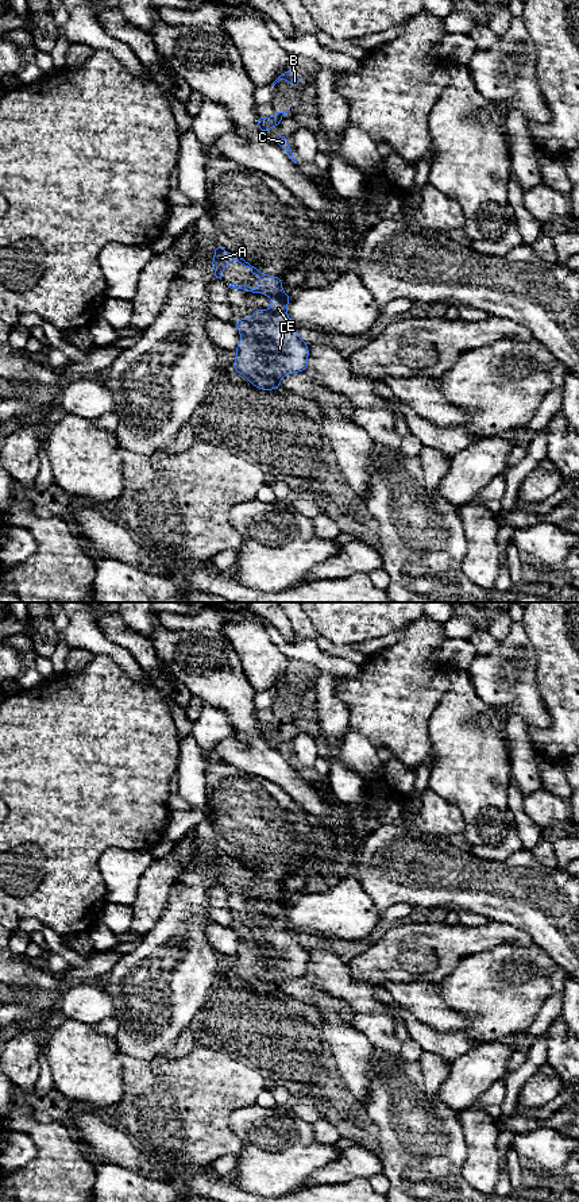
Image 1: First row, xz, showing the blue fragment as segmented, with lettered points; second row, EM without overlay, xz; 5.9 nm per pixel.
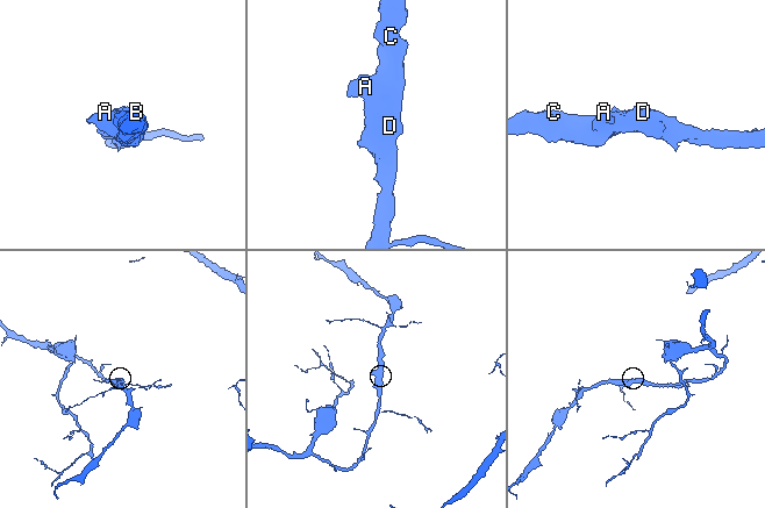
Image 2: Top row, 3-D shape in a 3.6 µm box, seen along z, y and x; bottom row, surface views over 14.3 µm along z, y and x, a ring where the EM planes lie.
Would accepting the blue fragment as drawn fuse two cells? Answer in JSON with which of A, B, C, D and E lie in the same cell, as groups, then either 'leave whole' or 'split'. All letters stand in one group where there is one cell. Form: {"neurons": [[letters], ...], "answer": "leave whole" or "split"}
{"neurons": [["A", "B", "C", "D", "E"]], "answer": "leave whole"}

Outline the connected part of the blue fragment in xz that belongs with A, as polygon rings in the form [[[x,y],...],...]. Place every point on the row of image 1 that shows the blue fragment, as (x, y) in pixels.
[[[213,246],[215,257],[211,263],[216,278],[231,261],[238,261],[260,278],[256,288],[247,285],[228,285],[231,289],[262,293],[271,298],[271,308],[258,308],[250,319],[233,320],[242,338],[235,348],[236,359],[231,370],[248,378],[250,384],[262,390],[274,390],[282,386],[281,378],[286,374],[309,370],[309,347],[294,331],[287,316],[287,304],[292,294],[282,290],[282,277],[273,277],[259,271],[243,258]]]

